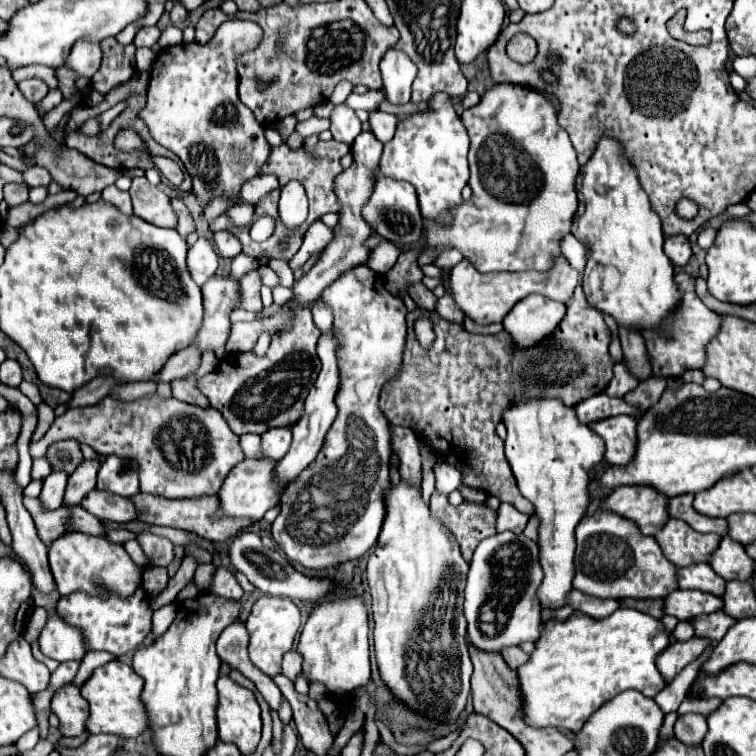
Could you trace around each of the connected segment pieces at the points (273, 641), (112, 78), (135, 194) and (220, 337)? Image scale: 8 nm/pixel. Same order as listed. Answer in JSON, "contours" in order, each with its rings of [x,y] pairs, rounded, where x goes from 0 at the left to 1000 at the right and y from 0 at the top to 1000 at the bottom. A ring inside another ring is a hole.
{"contours":[[[[345,788],[324,828],[329,833],[329,841],[332,841],[332,849],[329,849],[329,868],[335,873],[335,878],[351,889],[353,894],[364,894],[364,892],[372,892],[372,873],[374,873],[374,865],[380,865],[388,854],[388,847],[390,847],[390,839],[396,833],[396,820],[398,820],[398,812],[396,812],[396,804],[382,794],[382,791],[361,791],[361,788]]],[[[152,50],[147,56],[134,56],[136,85],[120,106],[123,119],[134,122],[136,127],[144,124],[149,116],[171,108],[179,98],[179,61],[157,61]]],[[[176,235],[176,243],[171,249],[173,265],[176,265],[176,280],[179,286],[189,288],[192,294],[213,302],[231,302],[234,286],[226,275],[224,259],[194,241],[194,235]]],[[[303,362],[282,365],[269,378],[271,421],[255,458],[266,460],[266,466],[282,460],[290,476],[300,471],[298,456],[306,431],[303,418],[311,410],[311,394],[316,394],[316,370]]]]}

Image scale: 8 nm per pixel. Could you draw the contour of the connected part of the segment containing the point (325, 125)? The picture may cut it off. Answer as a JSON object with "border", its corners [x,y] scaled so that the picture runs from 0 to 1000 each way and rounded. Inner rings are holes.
{"border":[[[413,153],[405,160],[394,161],[390,173],[396,175],[396,177],[403,184],[414,177],[422,177],[426,173],[434,172],[435,169],[435,157],[423,157],[418,153]]]}

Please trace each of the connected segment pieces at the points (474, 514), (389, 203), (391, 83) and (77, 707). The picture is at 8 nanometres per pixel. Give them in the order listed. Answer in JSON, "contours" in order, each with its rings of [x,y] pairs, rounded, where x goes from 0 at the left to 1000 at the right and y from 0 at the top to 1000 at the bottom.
{"contours":[[[[573,651],[570,680],[575,680],[575,685],[597,701],[597,706],[602,706],[618,743],[623,743],[626,728],[636,714],[656,706],[656,677],[642,667],[612,664],[607,669],[597,669],[589,653]]],[[[504,233],[496,241],[488,267],[480,272],[480,286],[488,299],[493,299],[504,312],[515,315],[517,320],[549,323],[560,315],[560,286],[554,280],[552,257],[549,257],[549,249],[538,241]]],[[[512,66],[504,79],[507,119],[517,138],[538,138],[544,132],[544,111],[552,101],[552,87],[530,66]]],[[[86,905],[83,910],[78,910],[70,921],[67,937],[81,952],[78,968],[83,974],[104,974],[115,968],[112,952],[118,944],[118,934],[115,926],[107,921],[104,910],[99,910],[97,905]]]]}

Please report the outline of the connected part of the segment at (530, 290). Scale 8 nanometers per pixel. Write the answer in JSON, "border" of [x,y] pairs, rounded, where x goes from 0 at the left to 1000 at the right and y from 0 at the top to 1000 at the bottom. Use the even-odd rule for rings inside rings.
{"border":[[[747,339],[734,341],[734,352],[724,360],[705,360],[702,357],[702,360],[639,362],[634,357],[628,357],[628,352],[623,352],[623,347],[618,347],[618,341],[612,341],[597,357],[597,389],[599,389],[602,399],[610,405],[615,418],[620,418],[623,423],[628,423],[634,429],[663,426],[687,397],[692,397],[694,392],[708,389],[708,386],[713,386],[716,392],[739,397],[739,399],[750,399],[763,376],[766,376],[766,360],[761,354],[755,354],[755,349],[750,347]]]}

